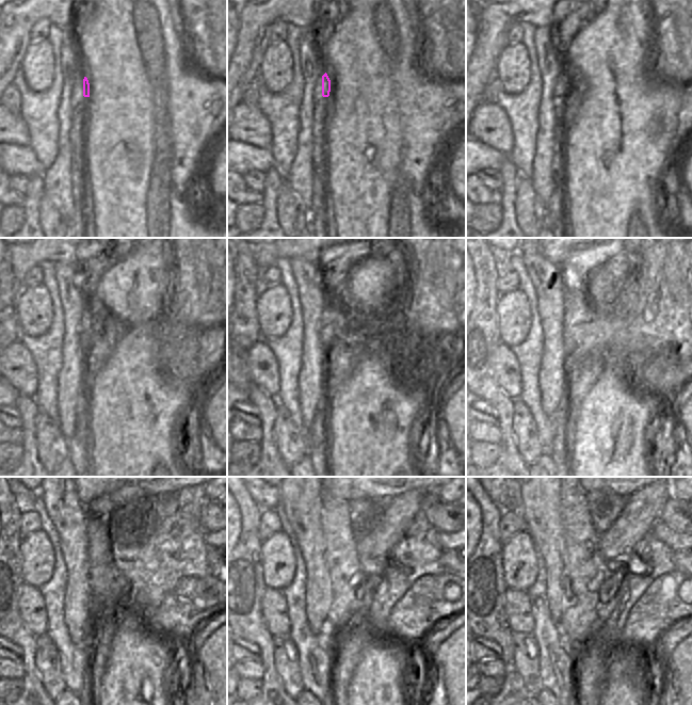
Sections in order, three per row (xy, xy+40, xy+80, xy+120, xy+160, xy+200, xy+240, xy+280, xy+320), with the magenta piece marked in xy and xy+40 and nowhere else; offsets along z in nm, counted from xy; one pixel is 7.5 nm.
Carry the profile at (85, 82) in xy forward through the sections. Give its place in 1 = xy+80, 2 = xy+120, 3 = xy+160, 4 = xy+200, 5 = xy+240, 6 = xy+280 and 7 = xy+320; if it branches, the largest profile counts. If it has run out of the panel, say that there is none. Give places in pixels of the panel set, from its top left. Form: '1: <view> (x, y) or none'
1: xy+80 (566, 79)
2: xy+120 (95, 320)
3: xy+160 (337, 319)
4: xy+200 (582, 334)
5: xy+240 (112, 596)
6: xy+280 (353, 590)
7: xy+320 (595, 588)

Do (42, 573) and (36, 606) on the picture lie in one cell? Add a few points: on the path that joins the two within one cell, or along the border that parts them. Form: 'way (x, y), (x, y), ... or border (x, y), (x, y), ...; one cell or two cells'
border (23, 582), (37, 588); two cells

